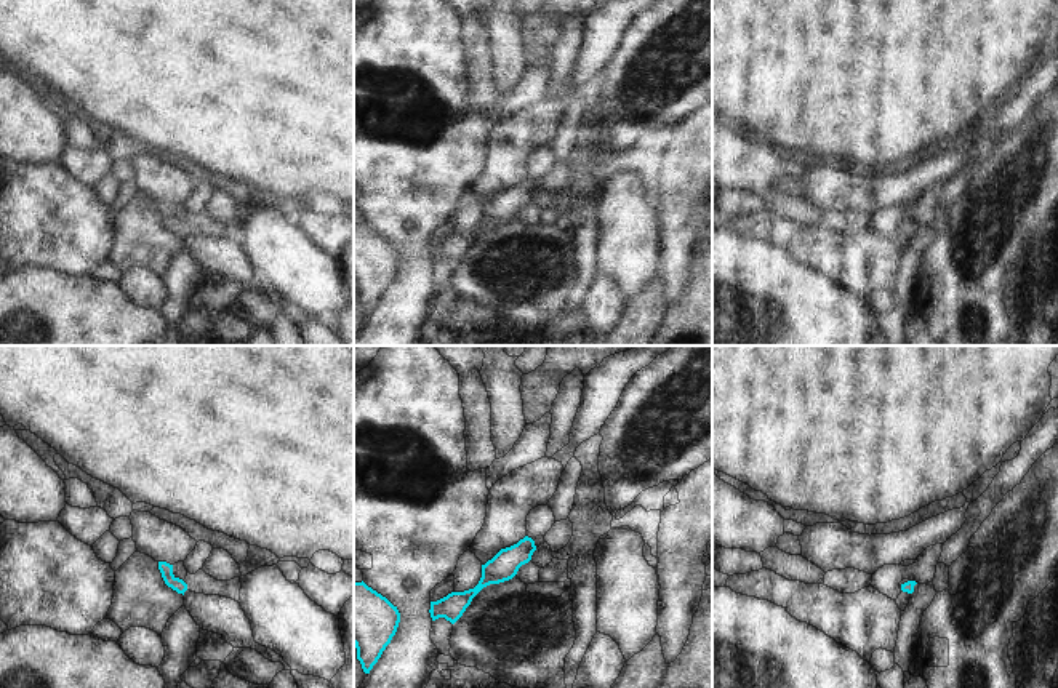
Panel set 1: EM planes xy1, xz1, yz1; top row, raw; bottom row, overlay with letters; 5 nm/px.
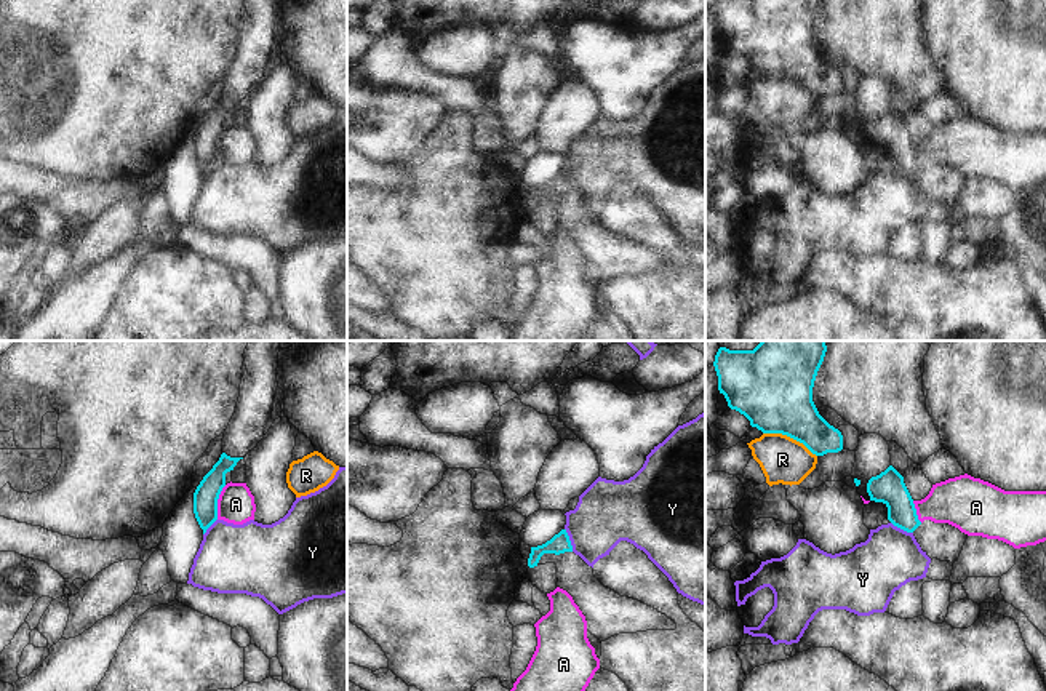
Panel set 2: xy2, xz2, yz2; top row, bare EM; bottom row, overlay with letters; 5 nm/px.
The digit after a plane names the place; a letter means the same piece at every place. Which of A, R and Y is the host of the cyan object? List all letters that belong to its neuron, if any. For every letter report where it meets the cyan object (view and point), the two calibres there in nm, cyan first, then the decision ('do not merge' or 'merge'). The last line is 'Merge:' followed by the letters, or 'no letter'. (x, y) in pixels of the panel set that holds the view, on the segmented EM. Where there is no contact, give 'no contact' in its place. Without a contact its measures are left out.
A: meets cyan in xy2 at (216, 503); 130 nm thick on the cyan side, 190 nm on the other; do not merge
R: meets cyan in yz2 at (790, 437); 380 nm thick on the cyan side, 240 nm on the other; do not merge
Y: meets cyan in xz2 at (568, 539); 100 nm thick on the cyan side, 320 nm on the other; do not merge
Merge: no letter

